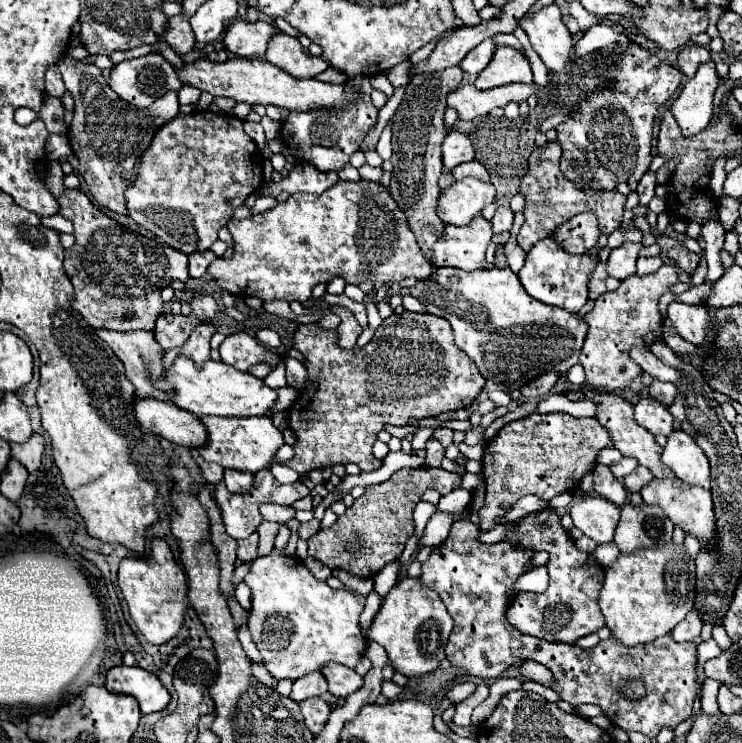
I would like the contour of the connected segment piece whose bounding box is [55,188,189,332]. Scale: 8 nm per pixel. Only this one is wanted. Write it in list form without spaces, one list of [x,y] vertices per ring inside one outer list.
[[[65,188],[61,196],[55,196],[55,200],[59,204],[59,214],[63,218],[67,218],[69,222],[73,222],[75,244],[69,250],[65,250],[65,262],[63,262],[65,272],[73,284],[71,306],[93,328],[109,328],[109,330],[117,330],[117,332],[153,330],[159,312],[163,312],[161,290],[165,286],[169,286],[175,278],[189,278],[187,256],[117,224],[115,220],[105,216],[101,210],[97,210],[81,190]]]

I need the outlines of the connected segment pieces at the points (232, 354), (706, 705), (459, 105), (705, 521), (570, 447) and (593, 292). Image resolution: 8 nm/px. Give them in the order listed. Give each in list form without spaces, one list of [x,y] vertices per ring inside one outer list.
[[[245,332],[229,334],[219,346],[219,352],[225,364],[231,364],[241,372],[247,372],[251,366],[259,362],[267,362],[273,368],[277,366],[277,354],[269,352],[265,346],[261,346],[253,336]]]
[[[705,680],[705,682],[703,682],[701,710],[708,715],[721,713],[717,704],[717,690],[715,690],[715,682],[709,682],[709,680]]]
[[[463,84],[447,94],[447,108],[457,110],[461,120],[473,120],[489,114],[491,108],[505,106],[509,102],[521,104],[535,92],[535,84],[507,84],[491,90],[477,90],[473,84]]]
[[[653,478],[647,486],[641,490],[645,504],[657,504],[663,508],[663,512],[673,520],[673,524],[681,526],[685,532],[697,536],[703,546],[709,550],[715,548],[715,516],[713,516],[713,502],[709,490],[701,486],[689,486],[679,478]]]
[[[531,414],[517,422],[505,424],[497,436],[485,446],[483,478],[487,498],[479,514],[483,532],[495,528],[495,522],[525,494],[551,500],[561,492],[579,486],[583,474],[595,466],[601,448],[611,446],[607,430],[597,418],[571,418],[567,414]]]
[[[599,262],[591,274],[591,280],[587,282],[587,288],[589,288],[589,298],[591,300],[597,300],[603,292],[607,292],[605,288],[605,278],[607,278],[607,272],[605,272],[605,262]]]

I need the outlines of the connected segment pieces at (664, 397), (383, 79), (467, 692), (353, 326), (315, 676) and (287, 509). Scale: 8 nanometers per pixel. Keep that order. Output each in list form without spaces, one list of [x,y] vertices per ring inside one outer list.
[[[653,380],[649,386],[649,396],[655,398],[657,402],[663,402],[665,406],[669,406],[671,398],[675,398],[675,384]]]
[[[375,74],[375,76],[371,76],[371,84],[373,84],[373,88],[381,90],[387,98],[391,98],[391,96],[393,96],[393,92],[395,92],[395,88],[391,86],[391,82],[387,80],[387,76],[385,76],[385,74]]]
[[[473,682],[457,684],[457,686],[453,686],[453,688],[447,692],[447,698],[453,700],[453,702],[461,702],[461,700],[465,700],[467,696],[471,696],[471,694],[475,692],[475,688],[477,688],[477,684],[473,684]]]
[[[337,306],[337,308],[331,308],[337,316],[341,316],[341,324],[339,324],[339,346],[343,346],[343,348],[353,348],[355,344],[357,344],[357,338],[359,338],[359,334],[361,334],[361,326],[359,326],[359,322],[355,320],[355,316],[347,310],[347,308],[341,308],[341,306]]]
[[[317,670],[317,672],[311,672],[311,674],[301,676],[299,680],[295,680],[293,690],[291,690],[289,696],[295,702],[303,702],[303,700],[313,698],[313,696],[323,696],[325,692],[327,692],[327,680]]]
[[[261,504],[259,512],[261,512],[263,520],[279,522],[279,524],[285,524],[287,520],[291,520],[295,516],[293,506],[281,506],[281,504]]]

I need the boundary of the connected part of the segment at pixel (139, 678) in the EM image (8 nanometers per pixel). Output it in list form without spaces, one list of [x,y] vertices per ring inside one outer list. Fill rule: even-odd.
[[[115,666],[107,672],[107,684],[105,688],[109,692],[121,692],[121,694],[129,694],[135,696],[135,700],[139,702],[139,708],[143,714],[151,714],[151,712],[159,712],[169,704],[169,692],[167,688],[161,684],[161,680],[139,668],[139,666]]]

